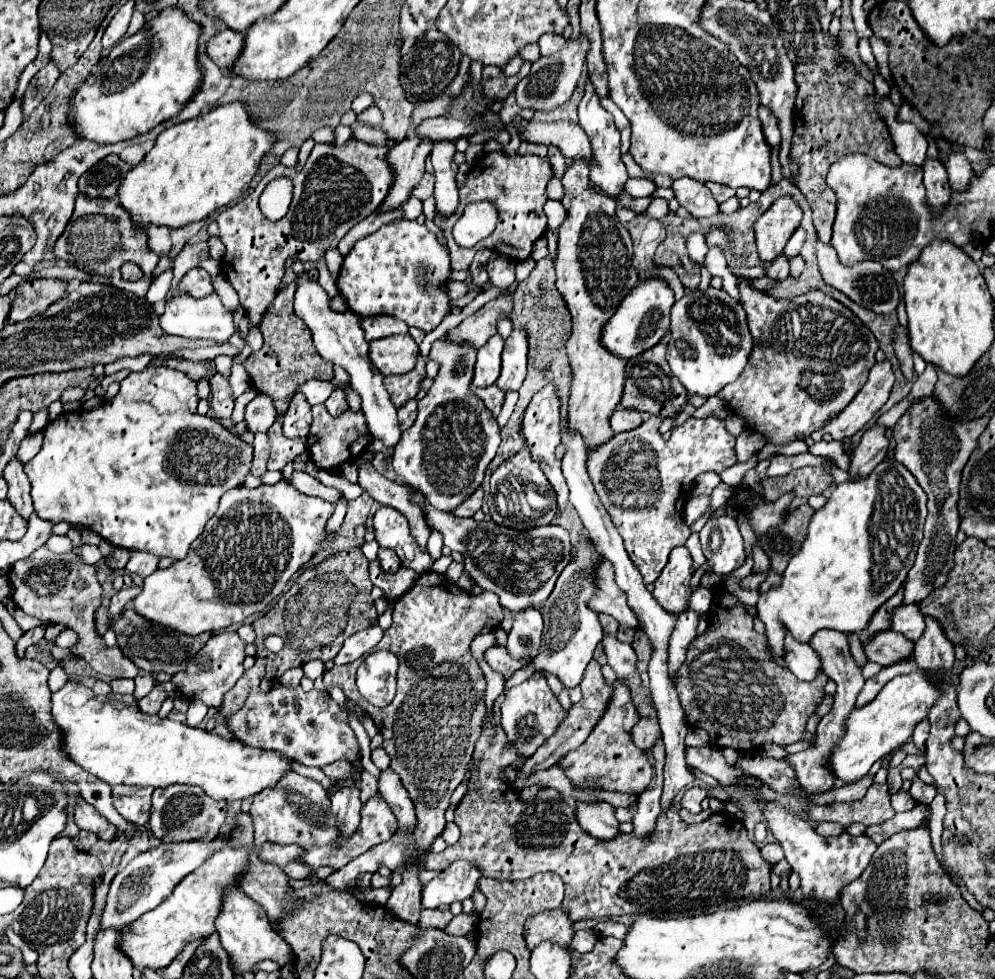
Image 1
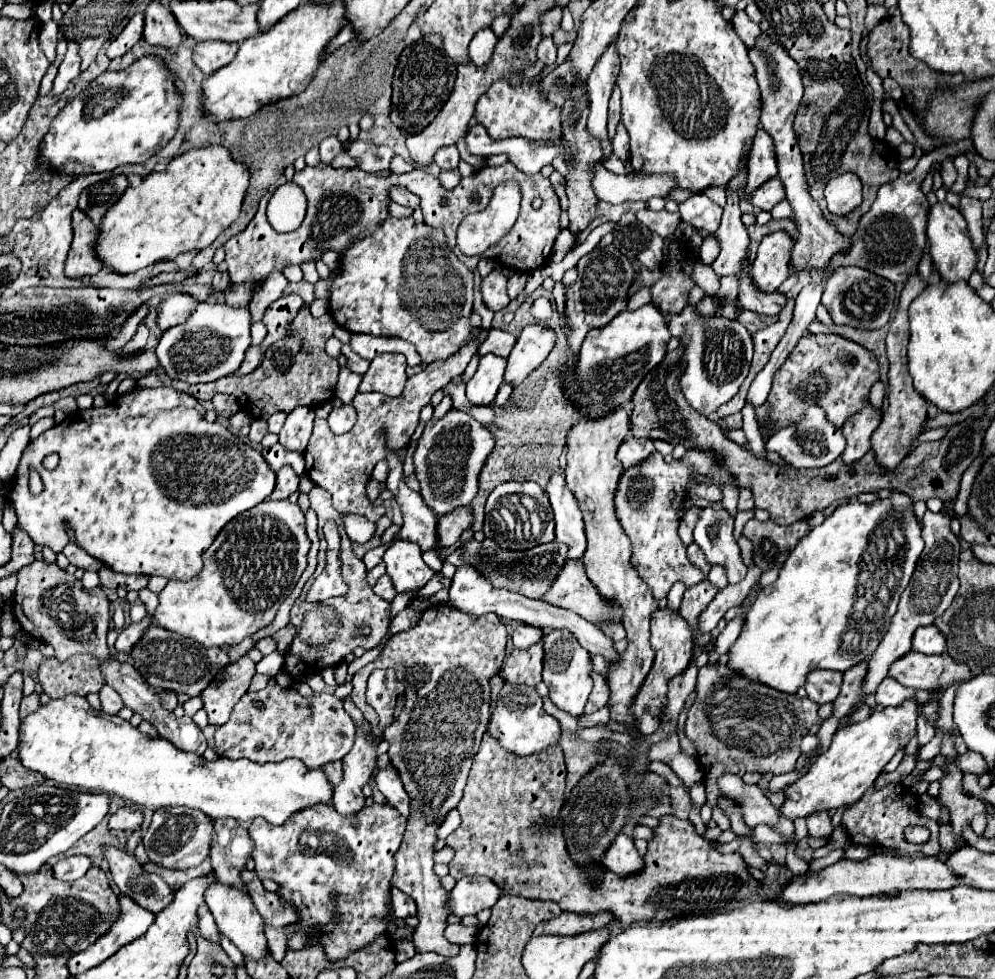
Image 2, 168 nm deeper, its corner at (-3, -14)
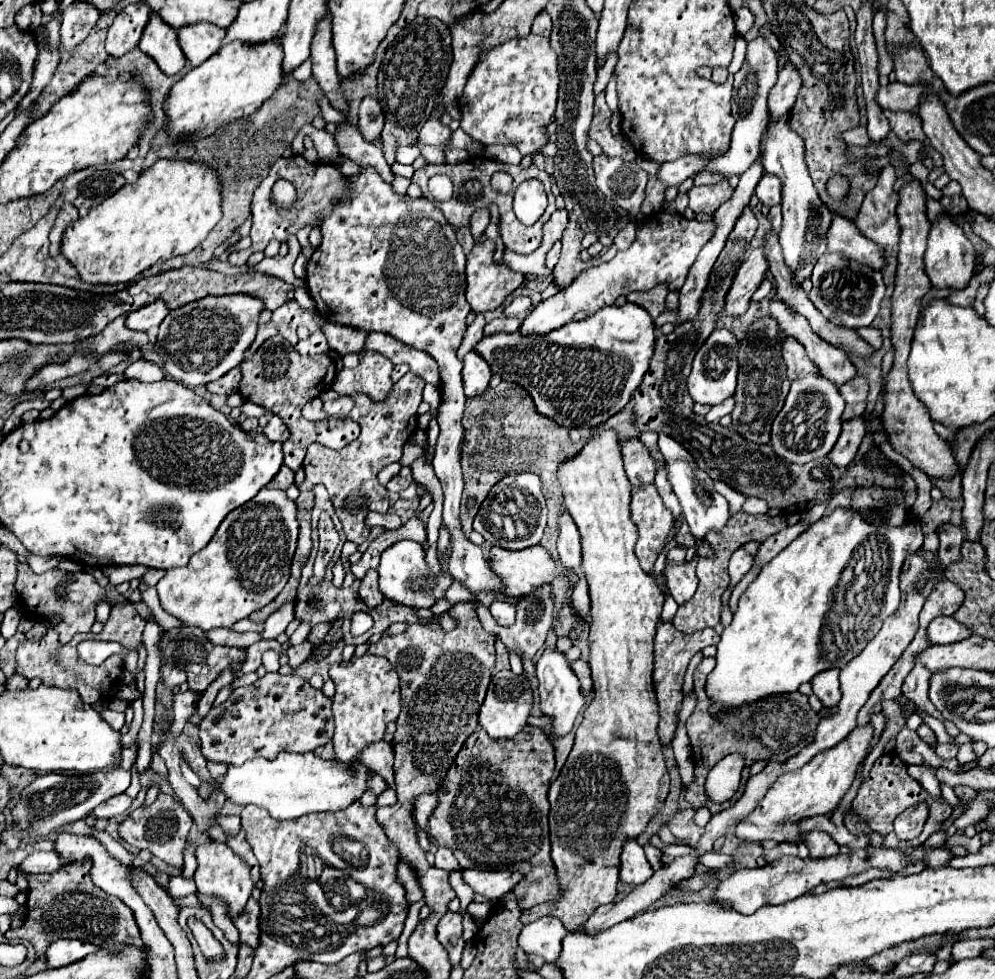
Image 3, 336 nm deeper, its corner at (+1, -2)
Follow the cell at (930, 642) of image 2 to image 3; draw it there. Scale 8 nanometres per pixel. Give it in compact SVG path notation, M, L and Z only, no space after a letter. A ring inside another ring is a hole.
M935 618L929 624L929 640L933 644L953 644L971 636L971 630L955 618Z

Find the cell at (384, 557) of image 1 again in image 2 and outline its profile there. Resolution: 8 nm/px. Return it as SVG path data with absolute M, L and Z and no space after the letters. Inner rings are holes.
M385 574L385 576L381 576L379 578L379 582L373 586L373 590L375 590L375 594L377 596L381 596L383 600L387 600L387 602L391 602L393 598L395 598L395 586L393 586L393 582L391 582L391 578Z

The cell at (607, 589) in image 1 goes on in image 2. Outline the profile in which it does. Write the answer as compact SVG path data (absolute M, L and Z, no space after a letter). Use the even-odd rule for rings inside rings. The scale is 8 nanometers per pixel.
M569 560L553 590L541 598L553 606L567 608L593 624L621 624L623 608L615 600L605 600L585 572L583 560Z

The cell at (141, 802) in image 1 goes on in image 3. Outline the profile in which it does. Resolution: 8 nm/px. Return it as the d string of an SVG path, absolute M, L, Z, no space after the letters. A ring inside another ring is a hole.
M119 794L119 796L113 796L109 800L105 800L103 804L99 804L93 814L99 816L99 818L113 818L113 816L119 816L119 814L125 814L131 806L131 798L127 794Z

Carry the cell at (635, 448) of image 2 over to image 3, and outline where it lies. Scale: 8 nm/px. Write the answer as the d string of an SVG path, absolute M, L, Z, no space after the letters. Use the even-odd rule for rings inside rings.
M641 440L629 442L629 446L625 446L625 442L623 442L621 450L623 450L623 464L625 464L625 474L627 474L629 482L635 488L653 482L655 464L651 460L649 450L643 446L643 442Z

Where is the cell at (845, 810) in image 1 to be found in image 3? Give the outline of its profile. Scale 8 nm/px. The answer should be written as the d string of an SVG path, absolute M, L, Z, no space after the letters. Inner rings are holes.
M889 752L889 754L881 754L881 756L875 760L875 764L873 764L869 776L863 780L859 792L857 792L855 800L853 800L853 812L859 814L859 816L871 826L871 830L875 830L875 832L879 832L881 836L885 836L889 848L905 848L905 846L916 847L923 845L931 834L939 832L939 828L941 828L941 824L943 824L945 820L951 818L951 806L949 806L943 798L933 798L933 796L925 794L925 790L921 788L921 784L919 784L917 780L909 778L907 766L905 766L905 762L901 760L901 756L899 756L899 754L891 754L891 752ZM919 802L927 802L929 808L931 808L929 820L927 820L927 824L925 824L921 835L909 842L903 842L903 840L895 838L893 820L895 820L905 808L909 808L909 806L913 806L913 804L919 804Z

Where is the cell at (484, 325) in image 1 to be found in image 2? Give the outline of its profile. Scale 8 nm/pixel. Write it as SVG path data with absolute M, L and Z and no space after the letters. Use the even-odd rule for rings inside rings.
M471 338L461 350L451 354L449 358L439 358L431 364L427 364L419 374L413 374L407 380L407 386L401 396L389 398L385 394L371 394L371 392L361 392L355 396L355 410L357 410L357 422L355 426L341 434L335 436L330 430L326 419L315 419L313 434L309 440L309 446L305 448L305 474L317 484L319 488L327 490L333 496L333 508L339 512L351 512L351 514L361 514L371 522L377 522L383 514L385 508L375 506L373 502L367 500L365 504L365 486L371 478L371 472L379 460L385 458L385 446L379 440L379 432L387 432L387 446L391 448L403 448L407 446L411 434L415 432L419 424L419 412L425 404L429 404L431 396L451 382L455 376L461 376L463 370L467 368L469 360L479 352L479 340Z

